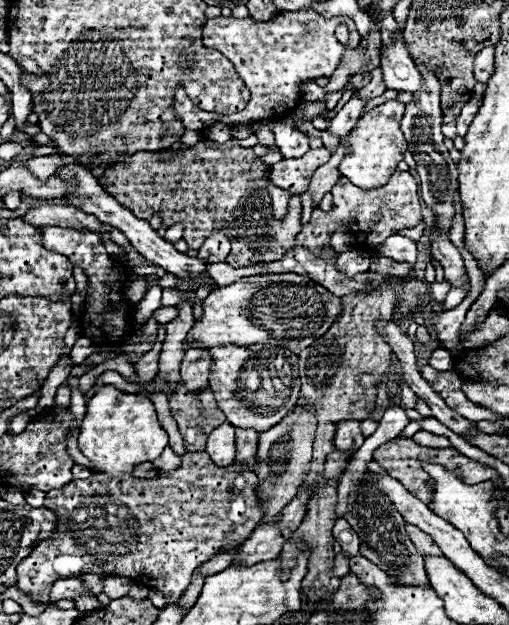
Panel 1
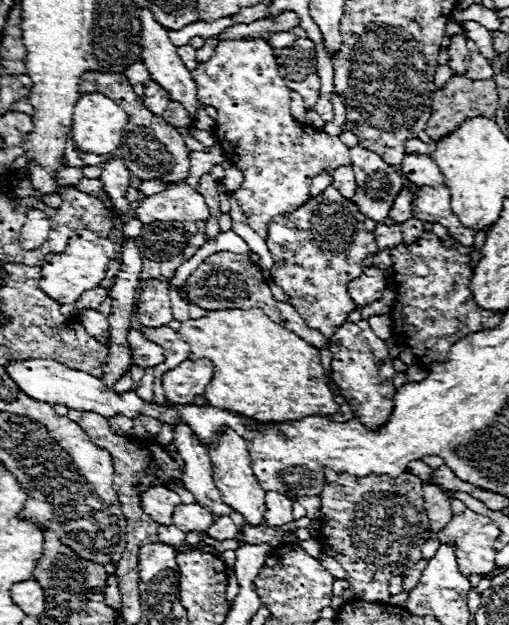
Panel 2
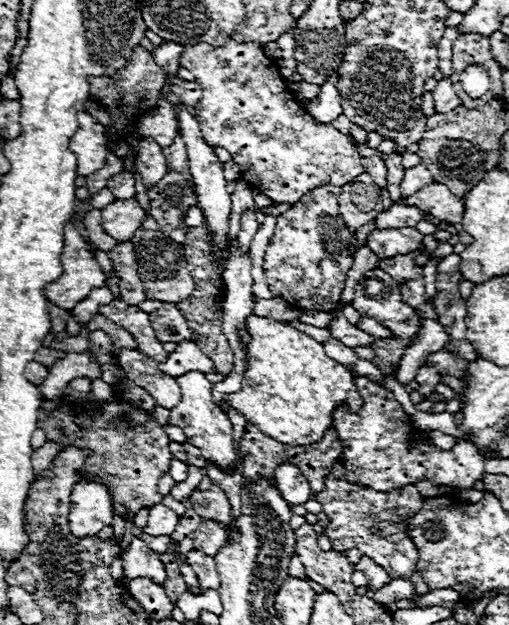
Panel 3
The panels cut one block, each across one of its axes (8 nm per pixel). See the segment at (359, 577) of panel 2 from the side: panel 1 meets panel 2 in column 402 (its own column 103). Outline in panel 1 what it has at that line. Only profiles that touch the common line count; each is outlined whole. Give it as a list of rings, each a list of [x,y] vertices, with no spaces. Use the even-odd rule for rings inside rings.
[[[186,452],[182,456],[182,466],[170,474],[158,474],[152,480],[134,478],[134,476],[106,476],[94,472],[86,480],[72,480],[60,490],[50,490],[46,494],[44,506],[54,510],[58,516],[58,534],[52,540],[40,542],[28,558],[24,558],[18,568],[16,588],[24,594],[30,594],[34,602],[48,604],[46,592],[50,592],[50,584],[60,580],[62,576],[78,576],[84,574],[84,564],[102,564],[100,572],[112,576],[132,578],[136,584],[164,592],[166,602],[172,604],[190,584],[190,576],[196,568],[200,568],[206,560],[214,558],[222,548],[232,548],[242,544],[256,524],[262,518],[262,510],[258,508],[254,488],[256,476],[252,472],[228,472],[216,466],[206,452]],[[248,492],[248,504],[242,508],[236,504]]]

